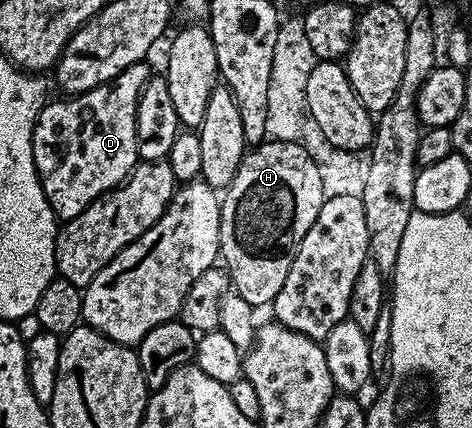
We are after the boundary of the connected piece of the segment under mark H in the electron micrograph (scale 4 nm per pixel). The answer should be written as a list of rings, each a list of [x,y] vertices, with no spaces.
[[[269,139],[246,150],[235,177],[224,188],[219,225],[219,259],[227,268],[232,290],[243,297],[243,301],[255,309],[268,308],[272,304],[279,289],[283,289],[283,281],[287,281],[287,269],[291,269],[291,261],[295,261],[295,253],[303,237],[307,237],[307,229],[315,225],[315,217],[319,217],[319,209],[323,209],[325,199],[319,165],[315,165],[307,149],[300,143]]]

